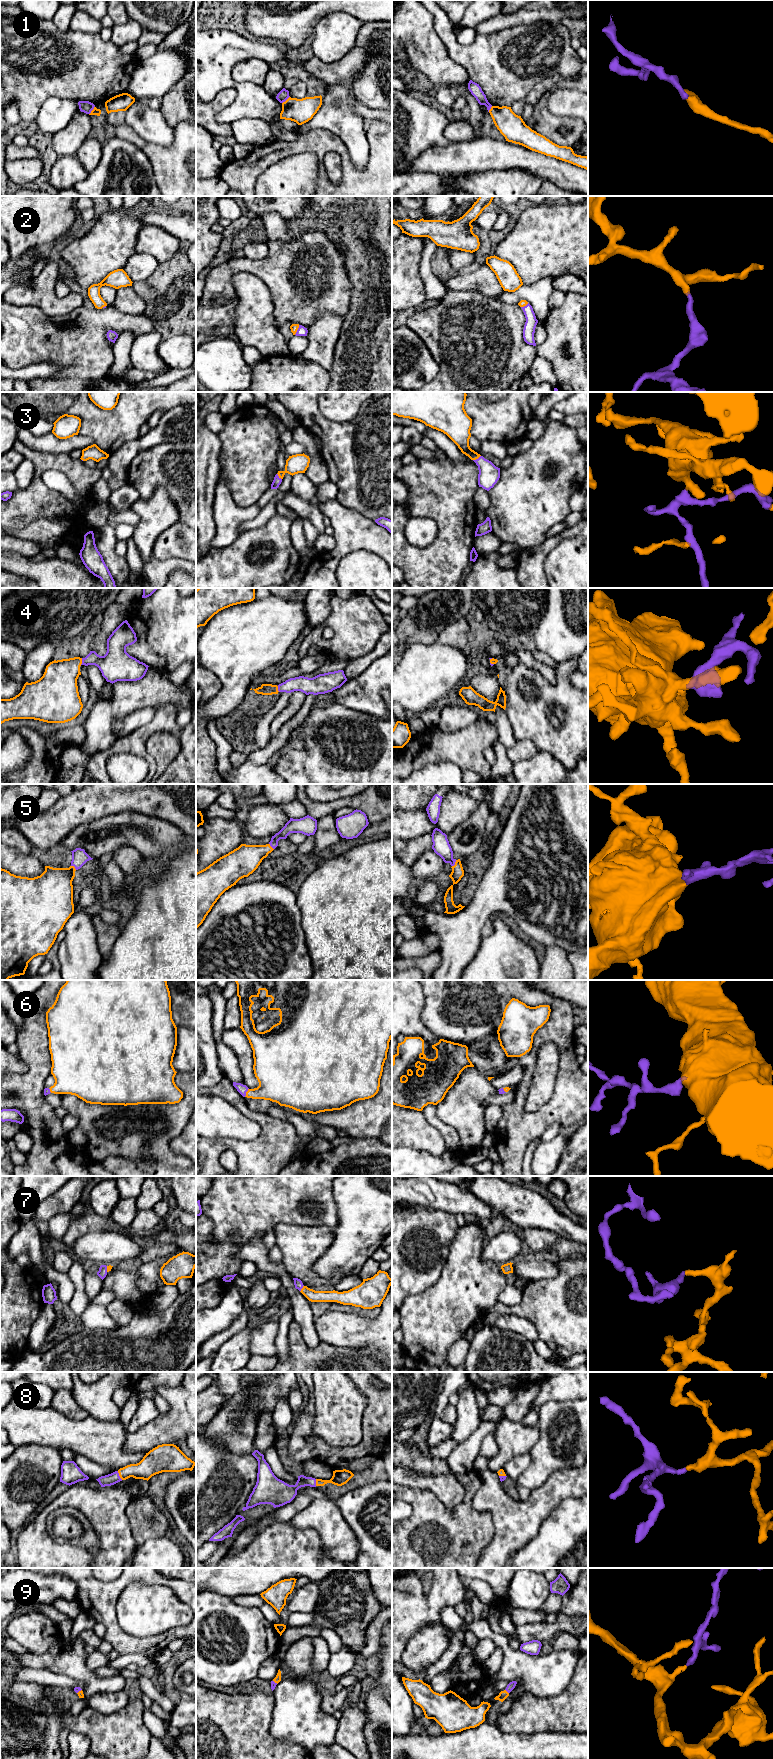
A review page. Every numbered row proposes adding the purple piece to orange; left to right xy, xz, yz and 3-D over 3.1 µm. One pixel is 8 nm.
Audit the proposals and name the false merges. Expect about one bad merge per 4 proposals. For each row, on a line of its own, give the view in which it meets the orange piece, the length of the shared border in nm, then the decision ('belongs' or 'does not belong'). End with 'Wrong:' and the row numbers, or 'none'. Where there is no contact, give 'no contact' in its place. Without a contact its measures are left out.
1: contact in xy; length 80 nm; does not belong
2: contact in xz; length 90 nm; belongs
3: contact in yz; length 80 nm; belongs
4: contact in xy; length 60 nm; belongs
5: contact in yz; length 70 nm; belongs
6: contact in xz; length 80 nm; belongs
7: contact in xz; length 60 nm; belongs
8: contact in xy; length 80 nm; belongs
9: contact in yz; length 50 nm; belongs
Wrong: 1

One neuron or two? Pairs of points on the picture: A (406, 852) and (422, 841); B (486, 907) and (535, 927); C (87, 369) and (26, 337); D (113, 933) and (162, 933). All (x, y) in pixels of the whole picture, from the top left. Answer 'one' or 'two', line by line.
A: one
B: one
C: one
D: two

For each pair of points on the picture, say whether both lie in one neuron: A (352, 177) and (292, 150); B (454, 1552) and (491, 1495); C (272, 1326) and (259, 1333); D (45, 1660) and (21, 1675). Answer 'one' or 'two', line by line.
A: one
B: two
C: one
D: two

